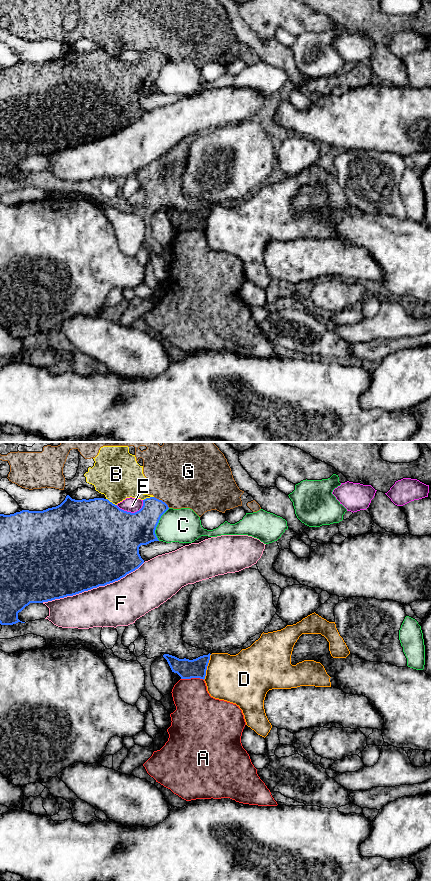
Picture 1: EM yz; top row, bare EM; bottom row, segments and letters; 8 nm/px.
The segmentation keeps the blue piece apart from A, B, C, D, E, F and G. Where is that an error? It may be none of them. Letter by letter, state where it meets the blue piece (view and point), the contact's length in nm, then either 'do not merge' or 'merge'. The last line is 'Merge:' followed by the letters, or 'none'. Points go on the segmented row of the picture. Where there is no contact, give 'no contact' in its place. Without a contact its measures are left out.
A: yz (192, 677) | 180 nm | do not merge
B: yz (148, 498) | 90 nm | do not merge
C: yz (157, 524) | 280 nm | do not merge
D: yz (206, 667) | 220 nm | do not merge
E: yz (132, 513) | 220 nm | do not merge
F: yz (93, 587) | 900 nm | do not merge
G: yz (161, 500) | 160 nm | do not merge
Merge: none

